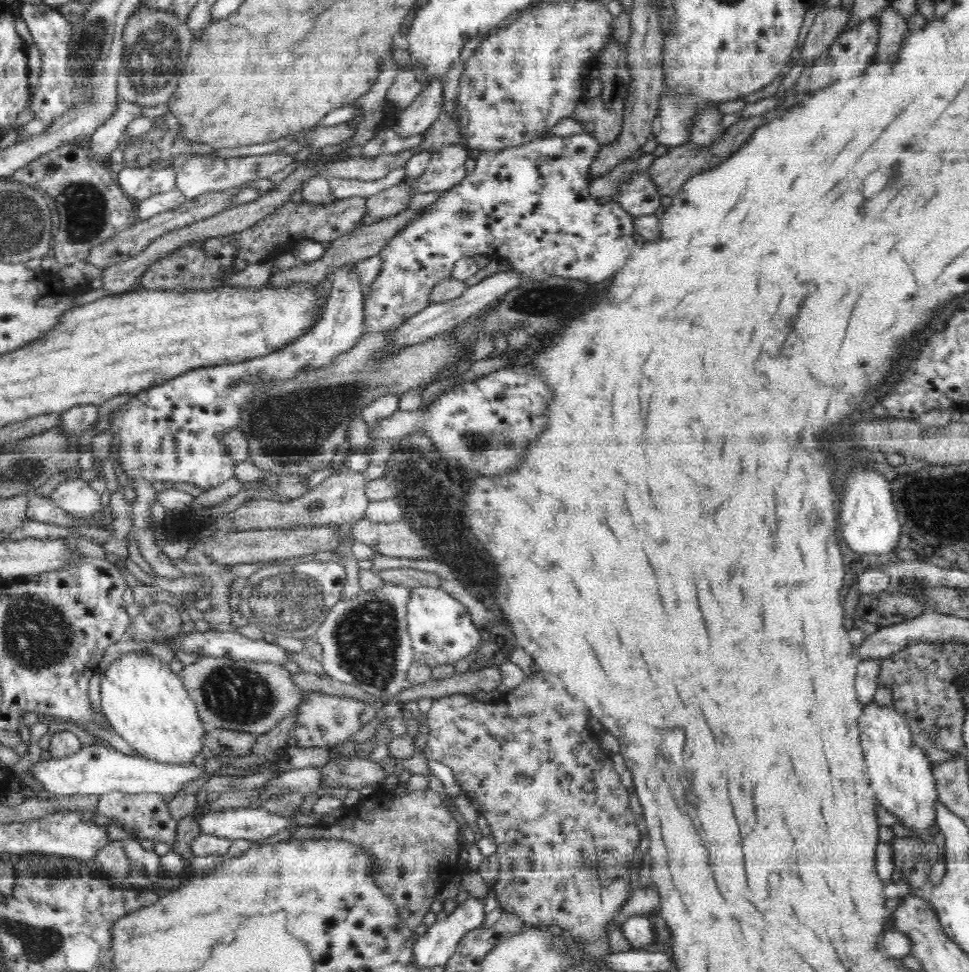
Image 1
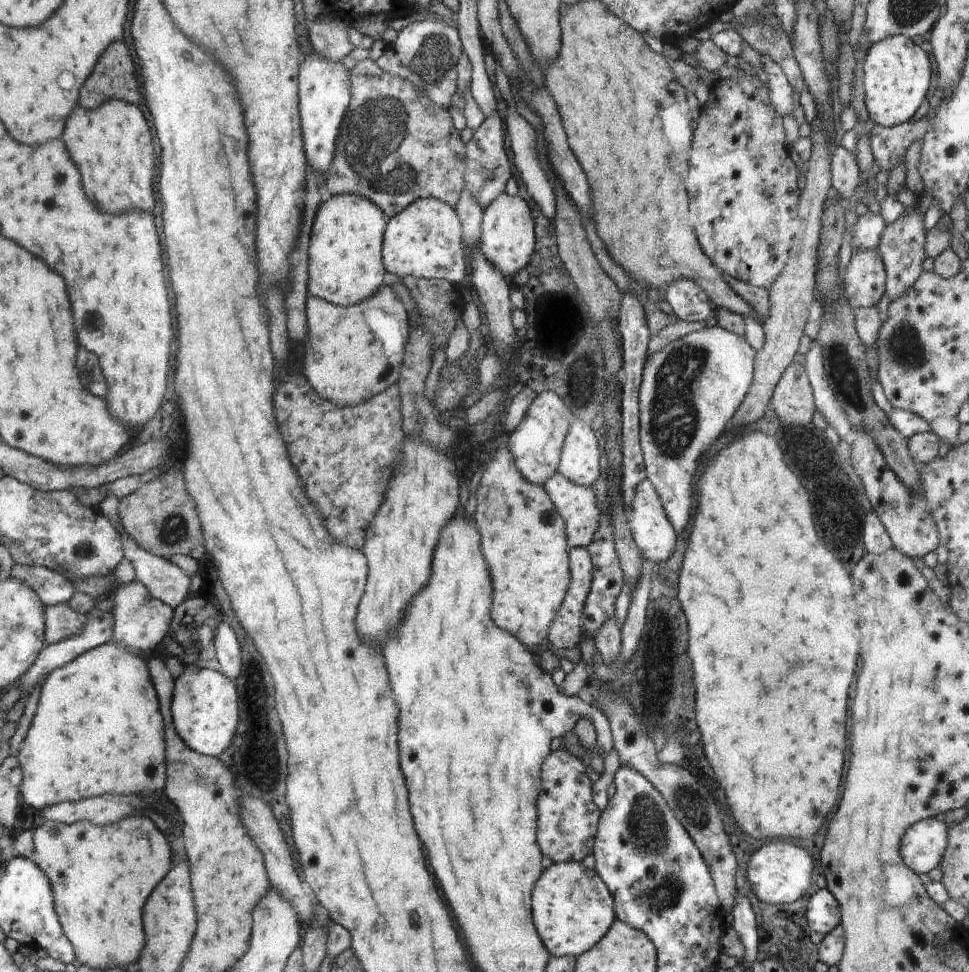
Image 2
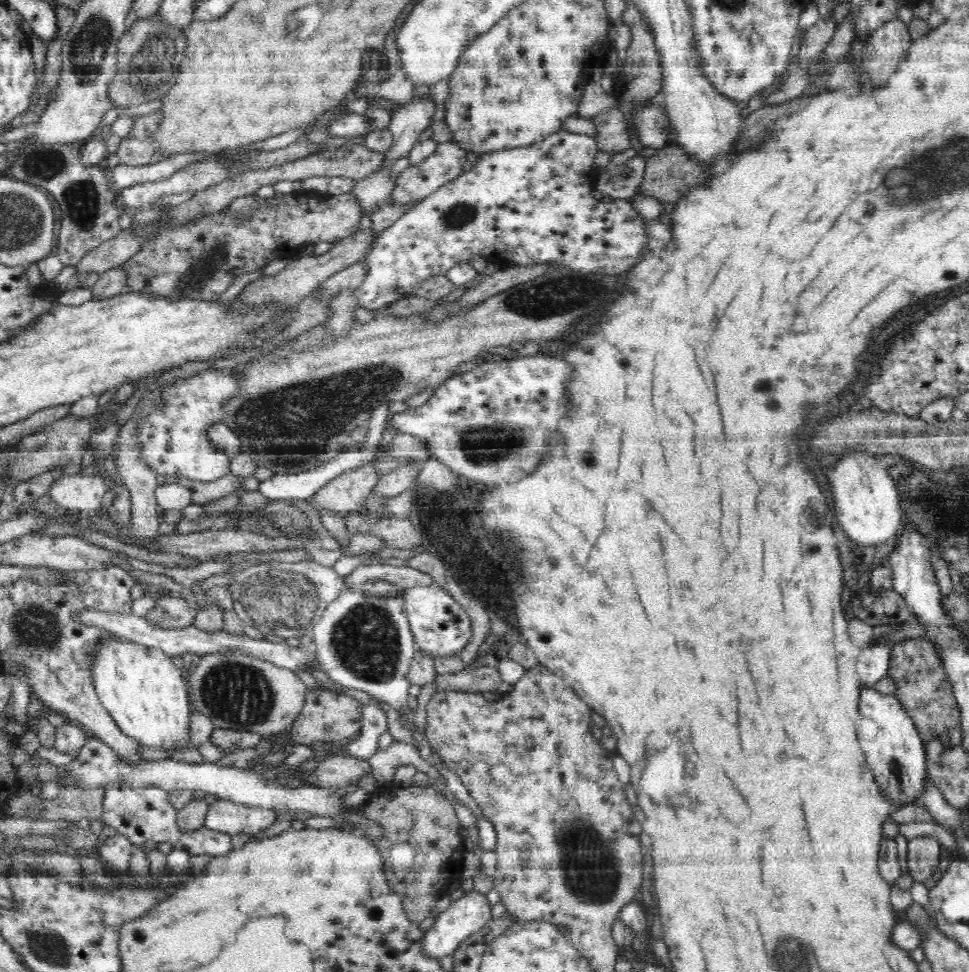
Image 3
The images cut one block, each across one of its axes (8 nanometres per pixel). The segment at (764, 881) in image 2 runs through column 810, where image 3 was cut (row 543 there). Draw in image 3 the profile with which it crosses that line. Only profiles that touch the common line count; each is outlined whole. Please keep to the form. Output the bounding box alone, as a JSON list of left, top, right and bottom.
[828,453,902,546]

